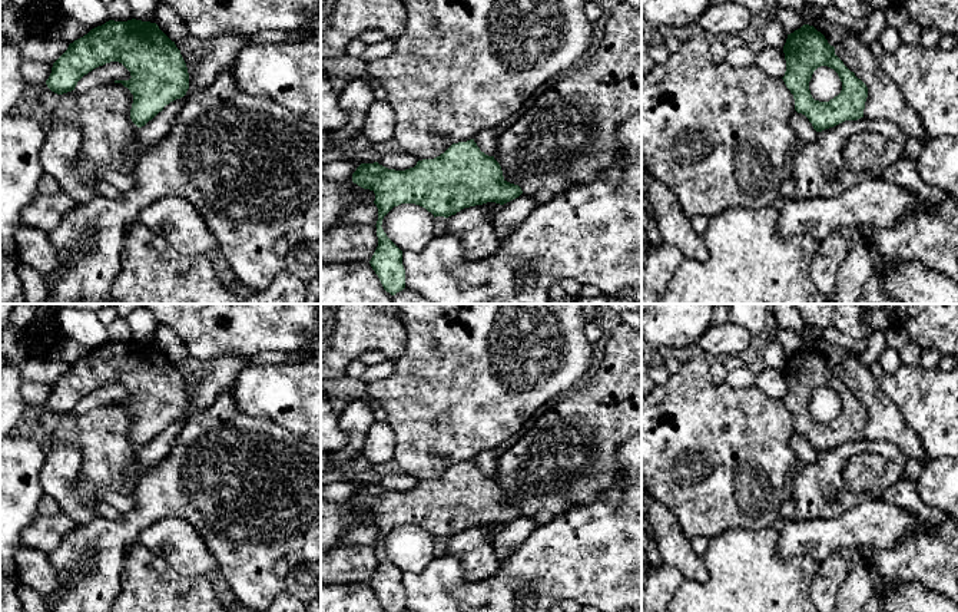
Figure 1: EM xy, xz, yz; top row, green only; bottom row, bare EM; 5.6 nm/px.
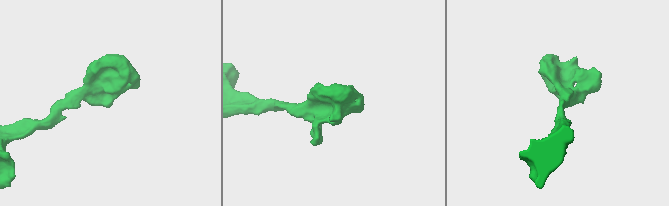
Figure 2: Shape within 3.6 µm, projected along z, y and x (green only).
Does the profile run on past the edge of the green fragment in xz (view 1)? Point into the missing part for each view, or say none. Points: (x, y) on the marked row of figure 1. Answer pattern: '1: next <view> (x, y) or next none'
1: next none

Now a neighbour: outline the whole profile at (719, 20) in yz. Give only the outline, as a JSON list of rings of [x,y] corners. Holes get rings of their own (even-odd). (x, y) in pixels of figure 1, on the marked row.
[[[712,0],[692,30],[703,33],[707,39],[725,39],[733,34],[742,36],[753,24],[755,19],[745,7],[730,0],[725,3]]]

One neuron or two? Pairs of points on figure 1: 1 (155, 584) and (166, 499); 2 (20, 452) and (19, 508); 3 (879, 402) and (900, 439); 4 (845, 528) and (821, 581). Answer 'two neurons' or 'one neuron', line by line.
1: two neurons
2: one neuron
3: one neuron
4: two neurons

